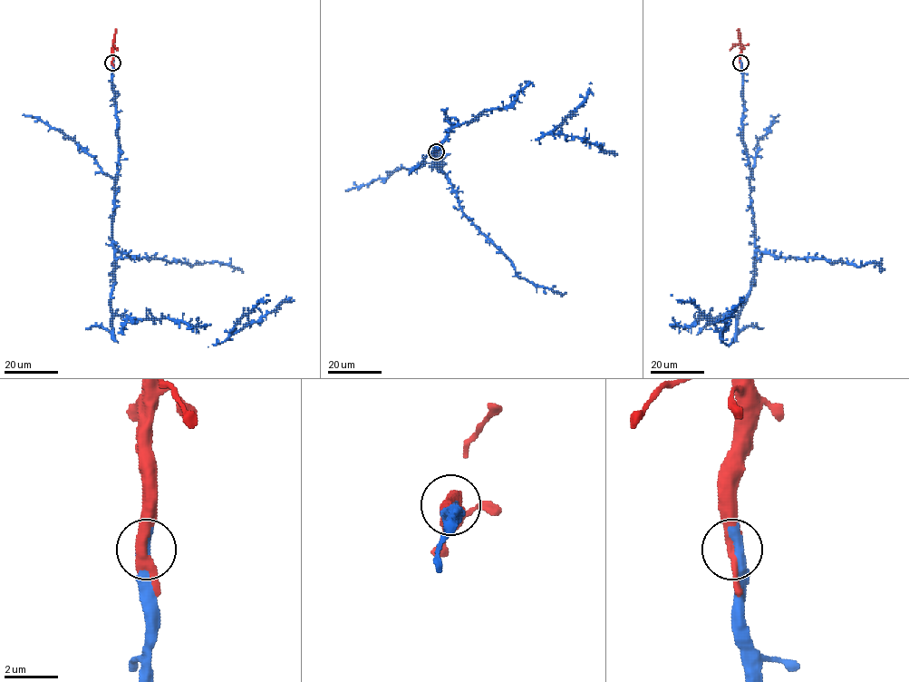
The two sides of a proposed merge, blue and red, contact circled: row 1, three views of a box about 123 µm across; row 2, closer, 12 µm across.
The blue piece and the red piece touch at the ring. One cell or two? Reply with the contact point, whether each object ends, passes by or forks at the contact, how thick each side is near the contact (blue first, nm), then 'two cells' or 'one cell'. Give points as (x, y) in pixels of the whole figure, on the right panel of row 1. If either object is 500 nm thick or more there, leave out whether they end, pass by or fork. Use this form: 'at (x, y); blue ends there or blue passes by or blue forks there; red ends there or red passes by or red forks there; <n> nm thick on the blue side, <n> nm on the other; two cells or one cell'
at (740, 63); 550 nm thick on the blue side, 360 nm on the other; one cell

